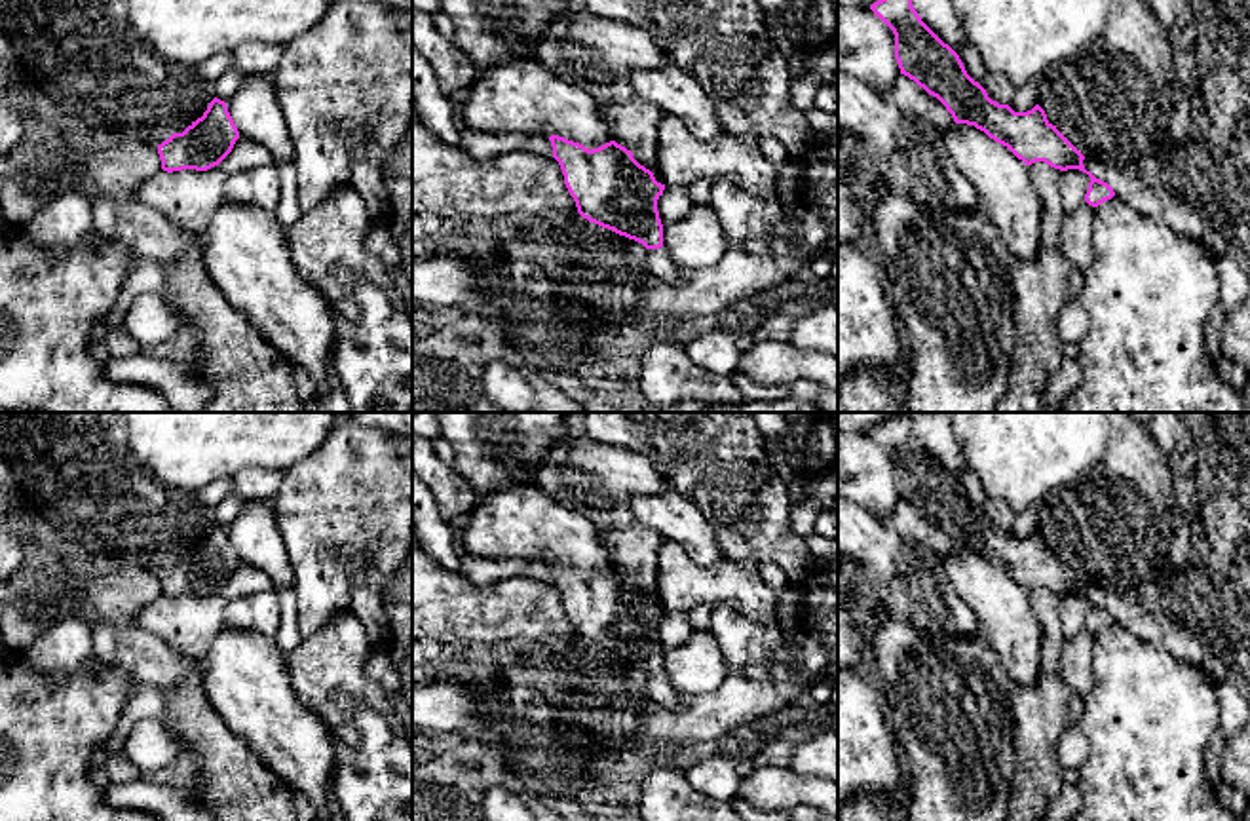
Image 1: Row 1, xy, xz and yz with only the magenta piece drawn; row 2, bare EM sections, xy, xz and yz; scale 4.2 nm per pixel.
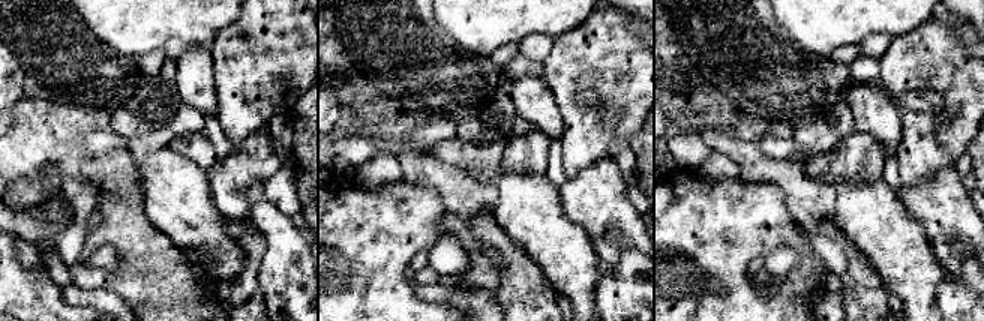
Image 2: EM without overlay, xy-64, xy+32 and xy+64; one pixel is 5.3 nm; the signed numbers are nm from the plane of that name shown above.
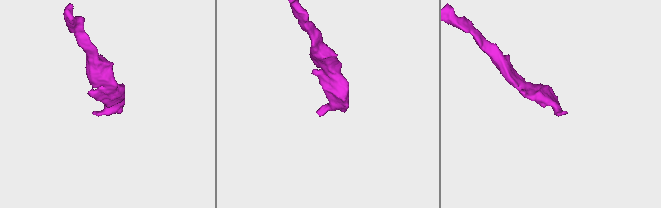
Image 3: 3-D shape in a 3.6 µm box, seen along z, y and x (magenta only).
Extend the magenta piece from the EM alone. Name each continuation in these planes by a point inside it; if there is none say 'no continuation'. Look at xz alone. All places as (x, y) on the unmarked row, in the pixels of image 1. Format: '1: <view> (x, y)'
1: xz (660, 688)

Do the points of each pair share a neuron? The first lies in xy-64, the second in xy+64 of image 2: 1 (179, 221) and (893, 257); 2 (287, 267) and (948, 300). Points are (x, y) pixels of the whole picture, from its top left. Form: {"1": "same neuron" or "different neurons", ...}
{"1": "same neuron", "2": "same neuron"}

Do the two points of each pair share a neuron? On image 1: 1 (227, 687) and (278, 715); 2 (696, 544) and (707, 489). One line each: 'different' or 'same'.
1: same
2: different

